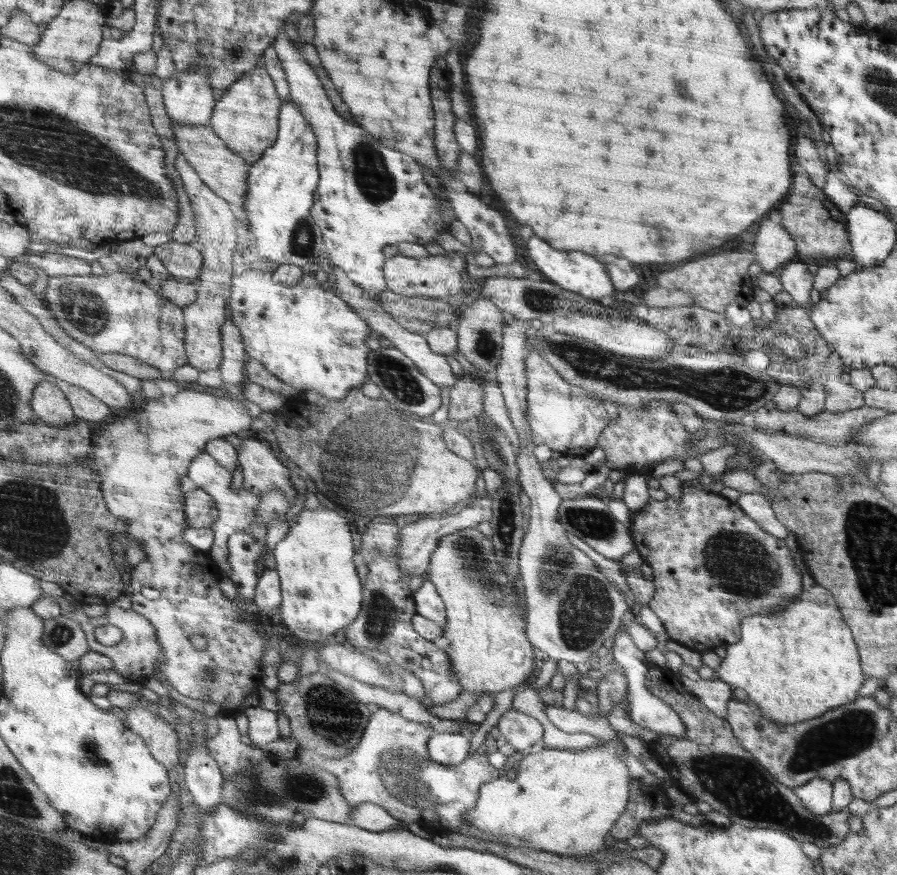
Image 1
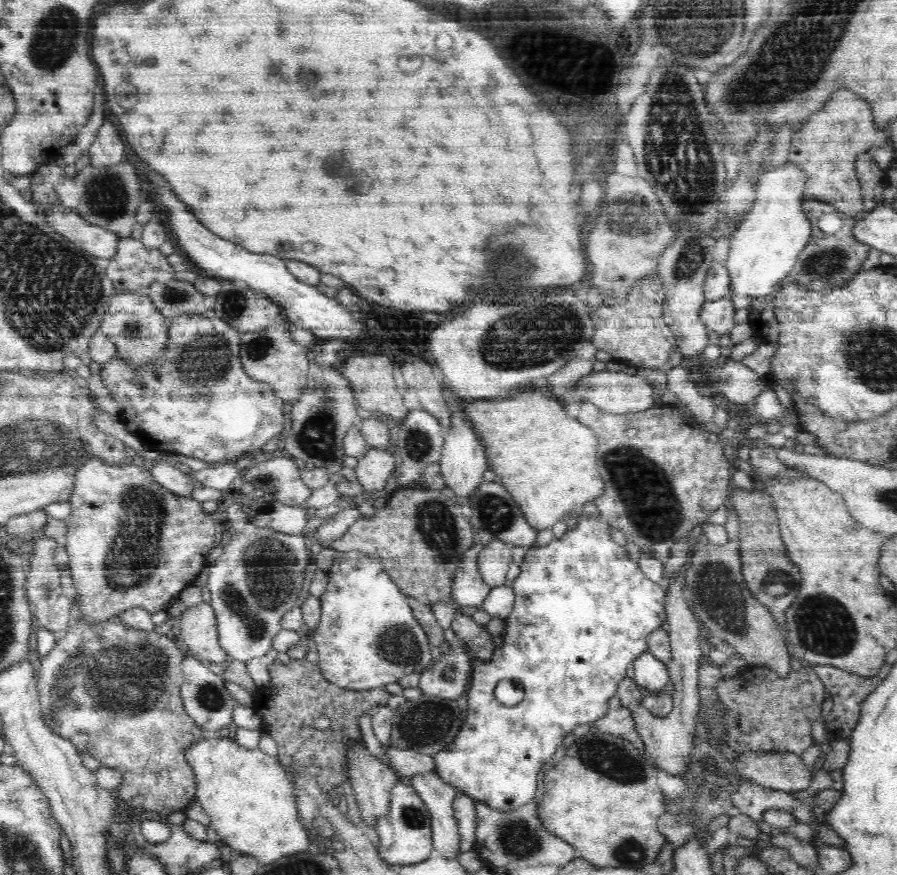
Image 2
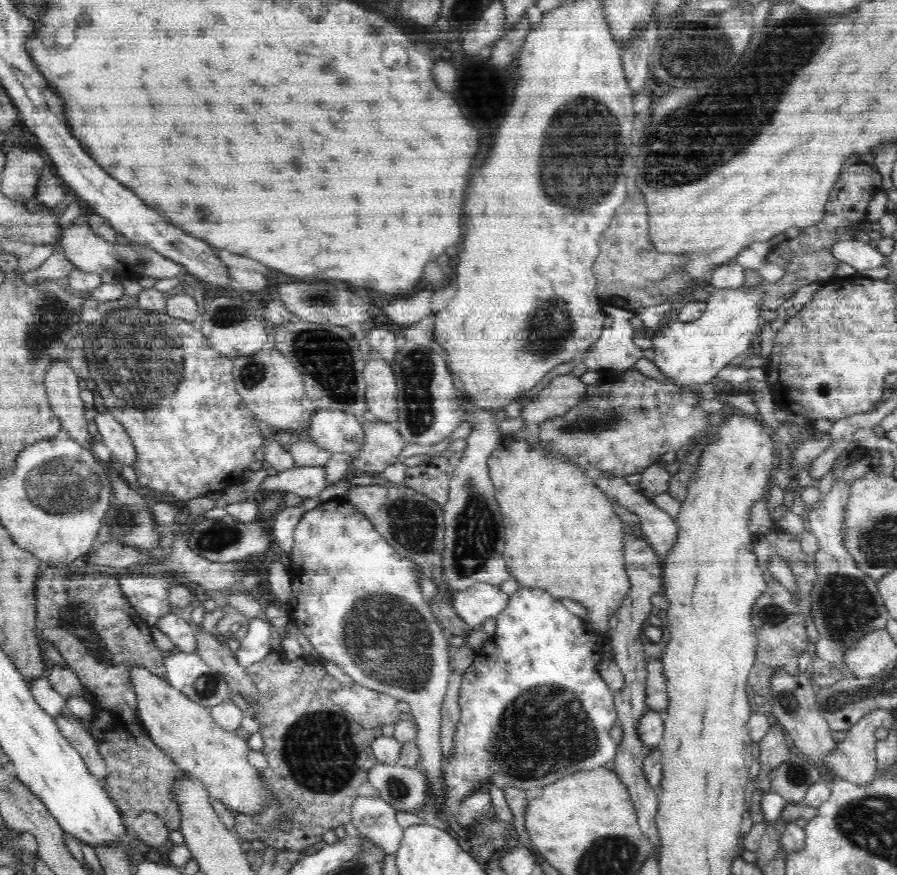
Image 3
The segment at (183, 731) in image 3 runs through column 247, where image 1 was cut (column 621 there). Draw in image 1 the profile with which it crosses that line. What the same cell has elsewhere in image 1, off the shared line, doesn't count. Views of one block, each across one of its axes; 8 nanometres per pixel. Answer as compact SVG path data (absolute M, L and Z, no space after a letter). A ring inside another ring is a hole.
M620 740L606 741L605 744L600 744L595 748L588 748L587 750L560 750L556 748L540 747L536 753L528 751L525 753L524 758L517 764L517 770L514 774L502 774L497 781L482 785L477 806L474 806L474 809L470 810L470 813L466 814L466 817L470 819L470 822L474 823L474 827L485 833L492 833L494 838L499 839L499 842L508 841L516 844L532 842L534 849L539 851L566 855L573 858L579 855L590 857L590 852L600 850L600 846L604 844L604 836L610 832L610 828L613 828L613 826L617 824L618 817L625 812L626 805L629 804L629 785L633 775L630 774L629 766L626 765L626 762L622 761L622 757L620 757L622 754L626 754L626 752L627 748L625 748L625 745Z

